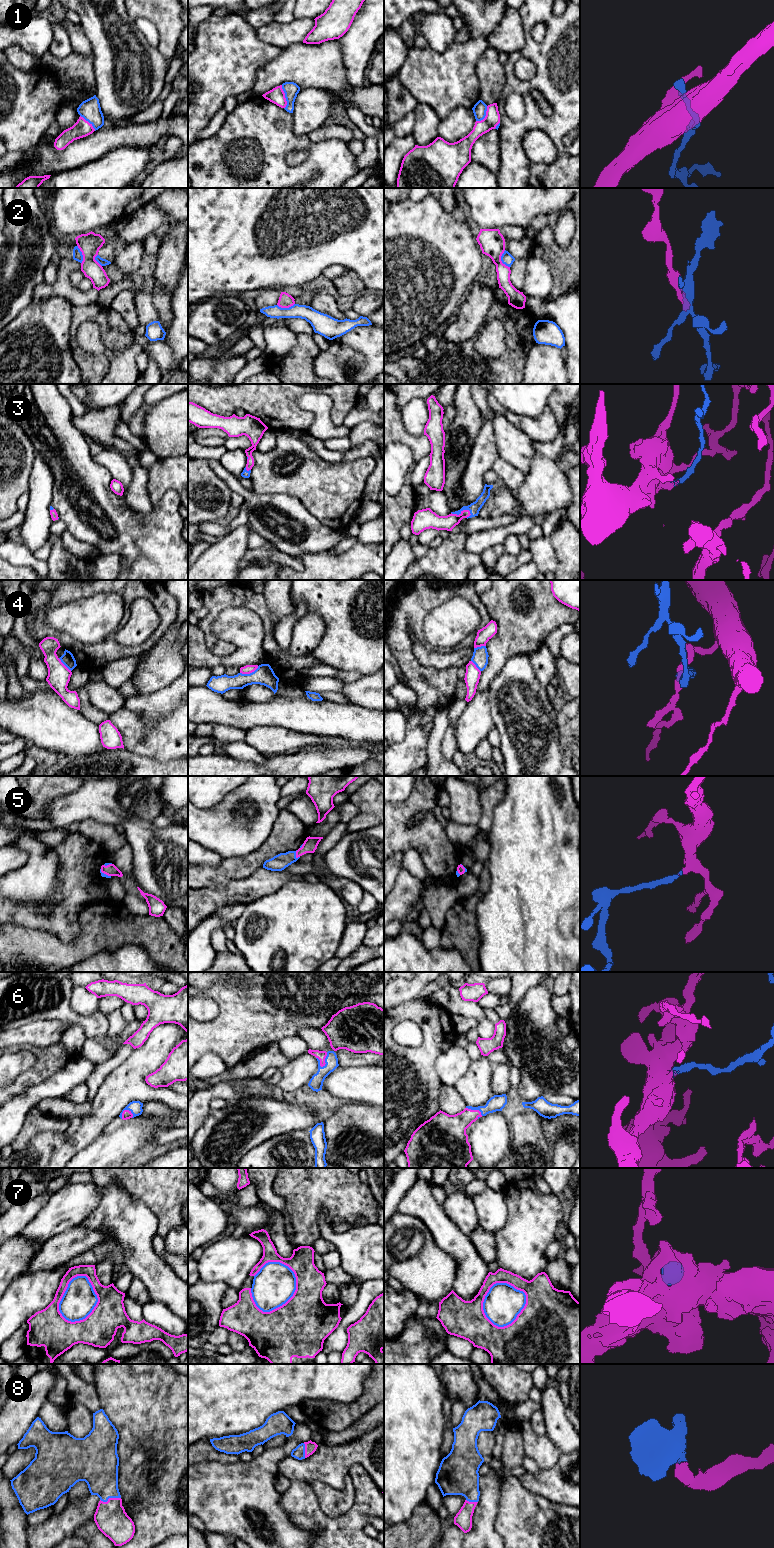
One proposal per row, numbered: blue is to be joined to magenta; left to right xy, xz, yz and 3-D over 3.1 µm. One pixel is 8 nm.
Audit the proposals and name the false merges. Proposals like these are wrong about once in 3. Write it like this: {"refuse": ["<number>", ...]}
{"refuse": ["1", "2", "4", "7"]}

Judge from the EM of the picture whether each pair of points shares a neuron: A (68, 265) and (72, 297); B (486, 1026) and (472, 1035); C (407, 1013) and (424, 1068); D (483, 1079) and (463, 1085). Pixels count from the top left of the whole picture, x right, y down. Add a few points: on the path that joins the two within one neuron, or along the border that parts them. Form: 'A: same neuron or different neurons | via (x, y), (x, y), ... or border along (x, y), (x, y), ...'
A: same neuron | via (64, 273), (65, 289)
B: different neurons | border along (475, 1028), (479, 1036)
C: same neuron | via (426, 1013), (431, 1017), (430, 1049)
D: same neuron | via (478, 1081), (474, 1085), (468, 1085)

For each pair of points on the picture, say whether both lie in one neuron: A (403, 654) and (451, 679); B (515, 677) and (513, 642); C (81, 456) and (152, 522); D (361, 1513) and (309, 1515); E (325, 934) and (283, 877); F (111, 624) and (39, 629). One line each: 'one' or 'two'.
A: one
B: two
C: one
D: one
E: two
F: two

